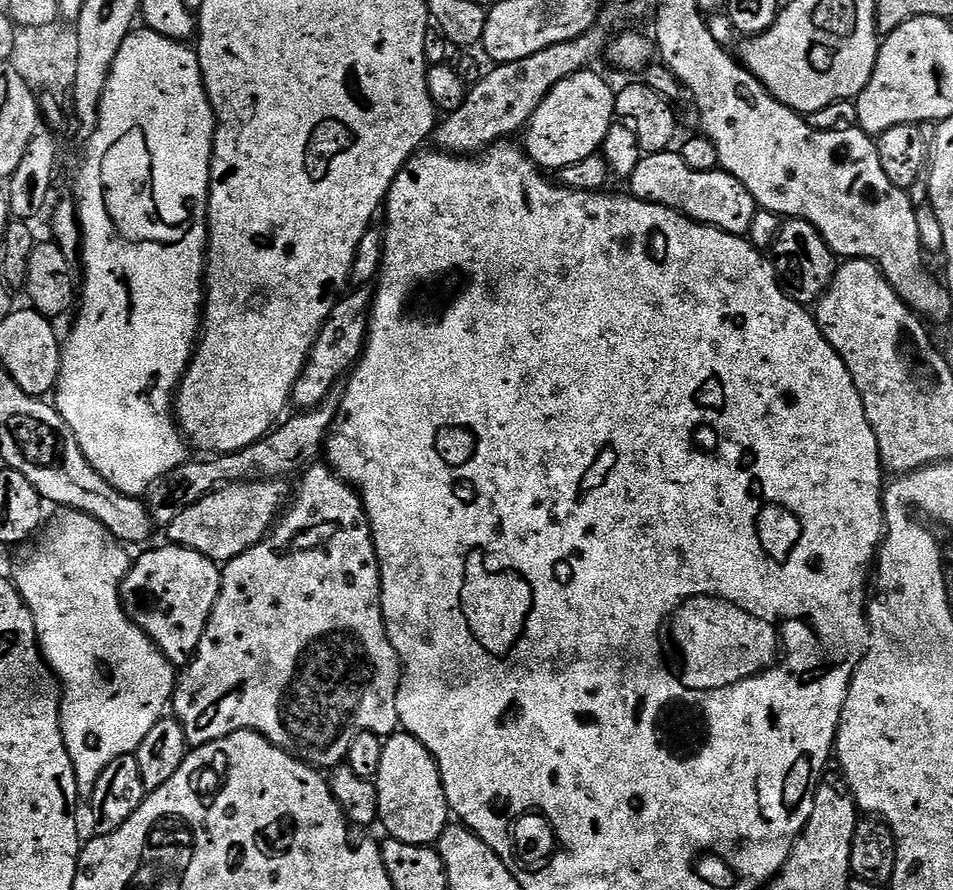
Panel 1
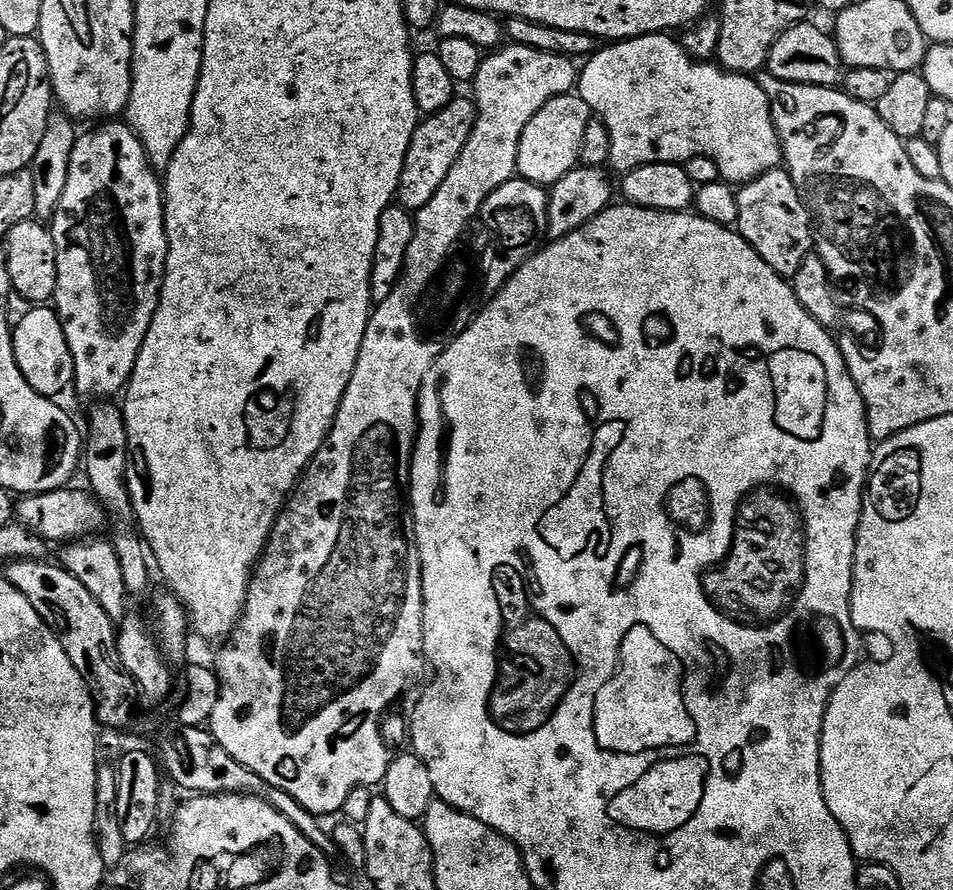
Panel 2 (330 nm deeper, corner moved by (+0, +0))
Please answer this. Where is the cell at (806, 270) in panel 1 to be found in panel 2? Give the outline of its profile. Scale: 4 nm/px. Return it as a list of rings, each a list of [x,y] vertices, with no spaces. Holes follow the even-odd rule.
[[[775,168],[766,174],[762,174],[758,179],[751,180],[749,184],[743,185],[737,191],[738,198],[738,222],[735,227],[740,236],[758,250],[758,254],[768,265],[776,271],[779,276],[791,278],[798,274],[804,259],[813,251],[813,215],[808,207],[802,202],[790,174],[783,168]]]

